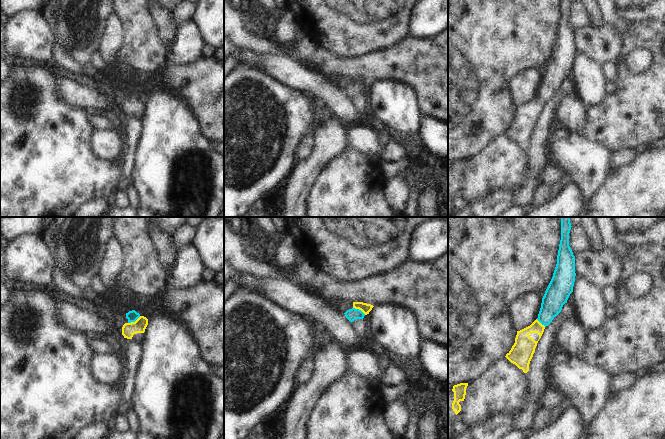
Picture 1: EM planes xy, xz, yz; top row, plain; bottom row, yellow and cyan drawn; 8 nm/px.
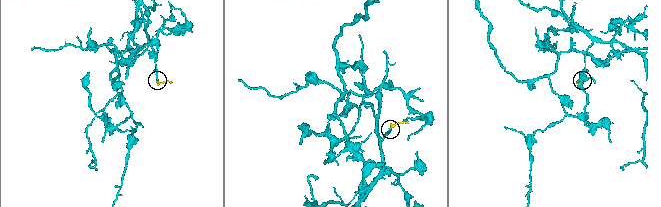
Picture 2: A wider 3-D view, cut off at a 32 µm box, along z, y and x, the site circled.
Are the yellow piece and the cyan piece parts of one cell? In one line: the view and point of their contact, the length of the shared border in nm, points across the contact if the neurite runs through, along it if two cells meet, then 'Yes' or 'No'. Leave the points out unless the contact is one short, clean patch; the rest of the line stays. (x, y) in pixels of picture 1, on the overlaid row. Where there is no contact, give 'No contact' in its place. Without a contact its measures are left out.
Touches yellow at xy (135, 321). Shared border 120 nm. Path across: xy (129, 329), (135, 321), (132, 316). Yes

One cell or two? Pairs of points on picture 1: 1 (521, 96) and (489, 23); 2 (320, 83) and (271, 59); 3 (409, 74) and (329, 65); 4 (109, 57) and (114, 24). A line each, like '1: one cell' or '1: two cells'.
1: two cells
2: one cell
3: one cell
4: one cell

